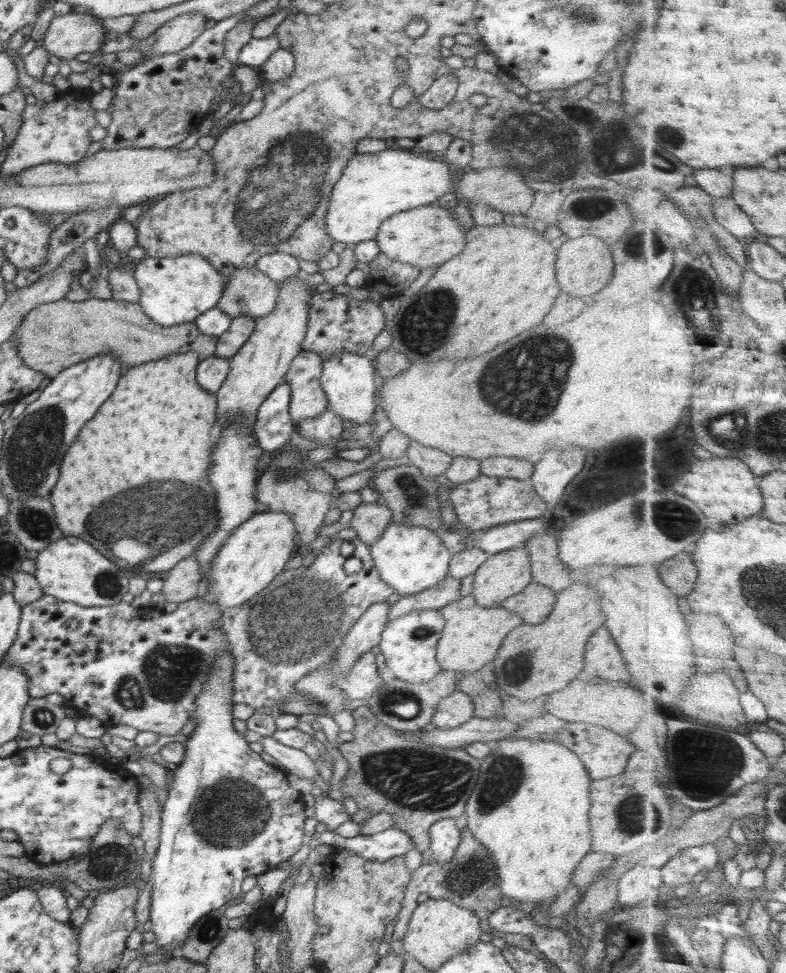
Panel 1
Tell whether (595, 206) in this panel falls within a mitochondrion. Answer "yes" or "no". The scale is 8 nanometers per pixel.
yes

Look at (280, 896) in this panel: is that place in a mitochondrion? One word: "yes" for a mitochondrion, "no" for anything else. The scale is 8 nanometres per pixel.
no

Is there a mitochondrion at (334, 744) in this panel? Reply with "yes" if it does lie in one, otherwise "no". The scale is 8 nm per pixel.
no

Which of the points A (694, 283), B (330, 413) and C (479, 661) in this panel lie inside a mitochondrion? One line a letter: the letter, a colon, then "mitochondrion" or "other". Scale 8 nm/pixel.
A: mitochondrion
B: other
C: other

